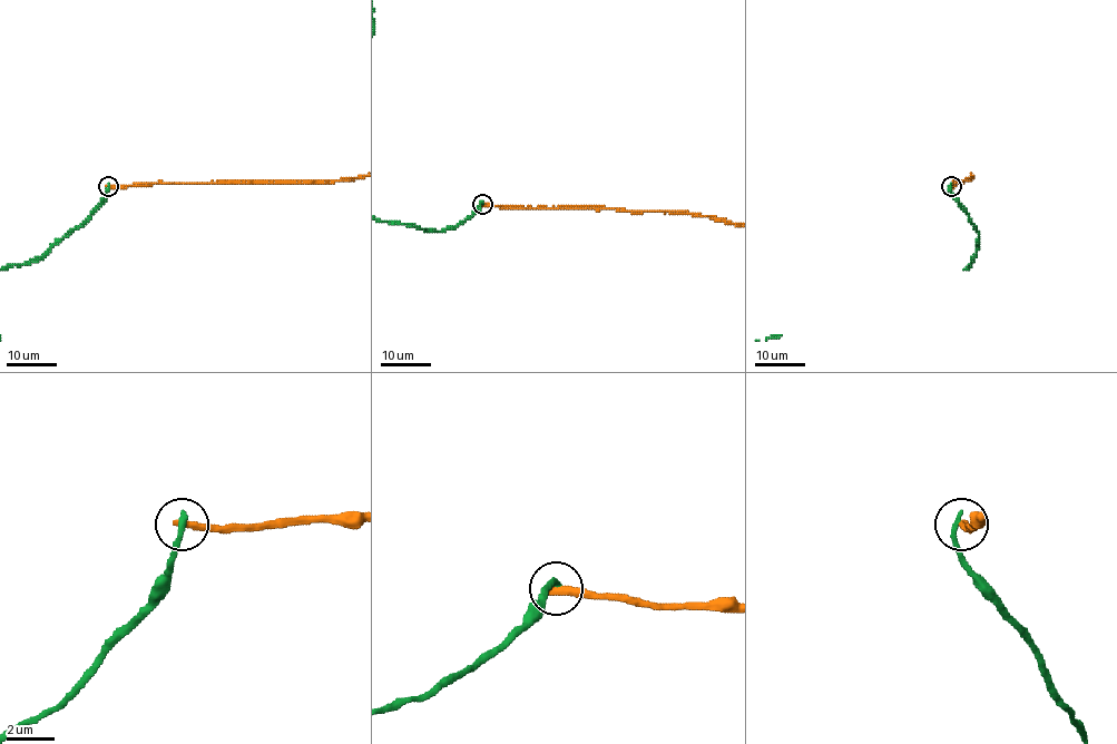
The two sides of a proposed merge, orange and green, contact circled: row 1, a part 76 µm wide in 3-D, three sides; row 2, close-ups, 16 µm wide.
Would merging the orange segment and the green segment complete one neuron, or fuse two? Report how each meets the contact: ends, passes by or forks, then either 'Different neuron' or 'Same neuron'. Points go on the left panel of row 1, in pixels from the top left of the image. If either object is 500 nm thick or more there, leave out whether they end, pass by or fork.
At the ring orange ends. At the ring green ends. Different neuron

